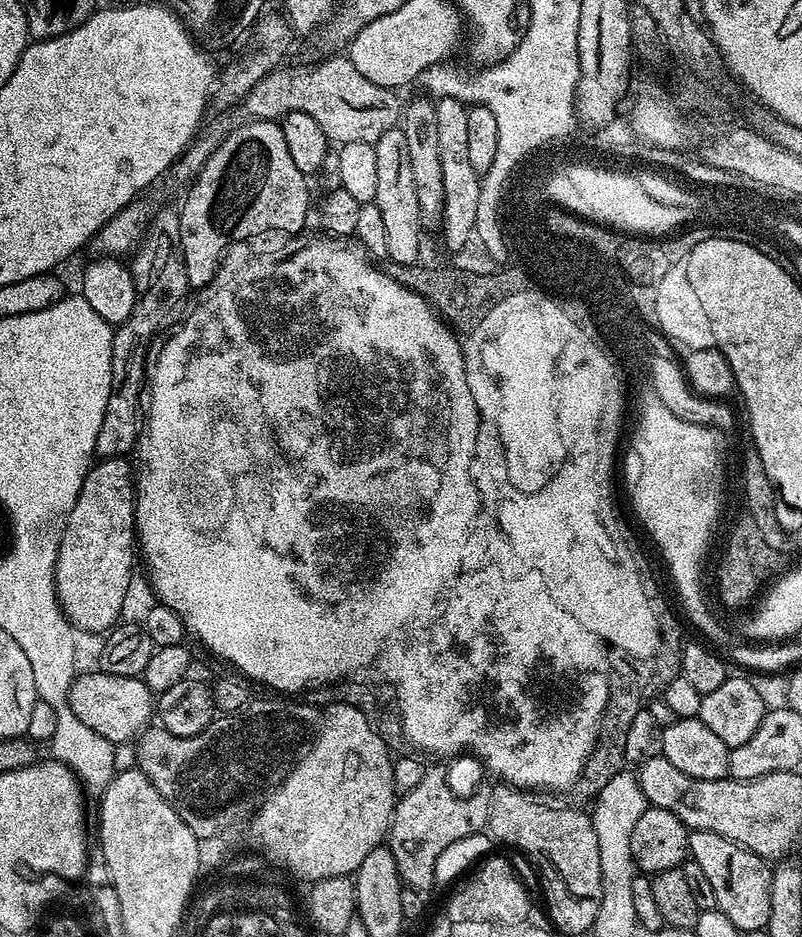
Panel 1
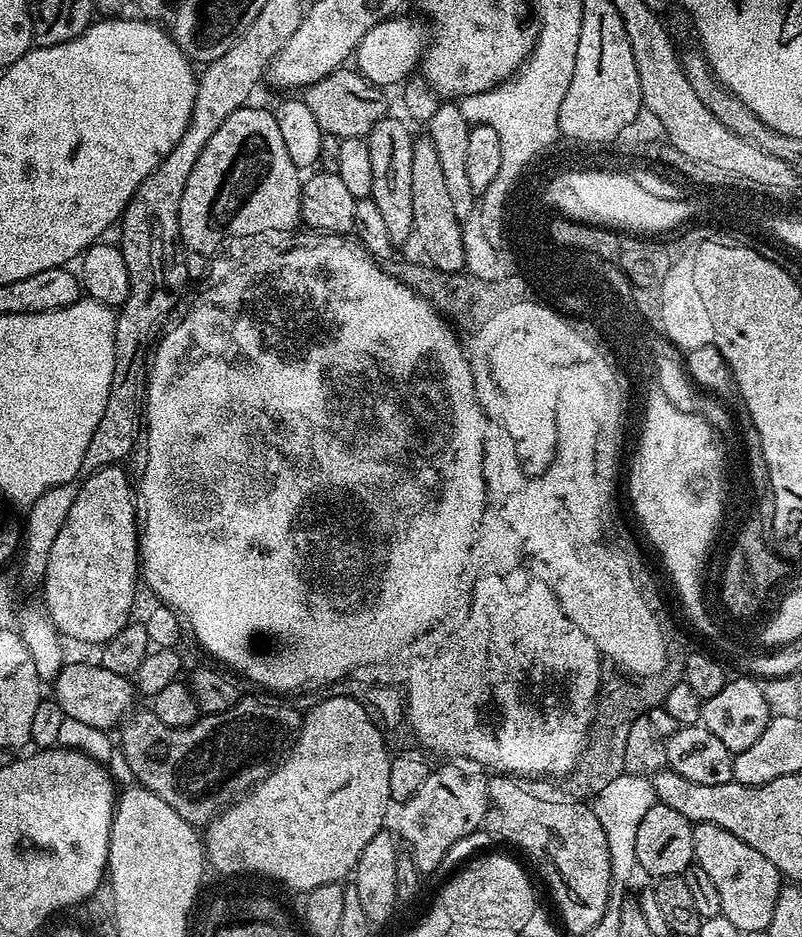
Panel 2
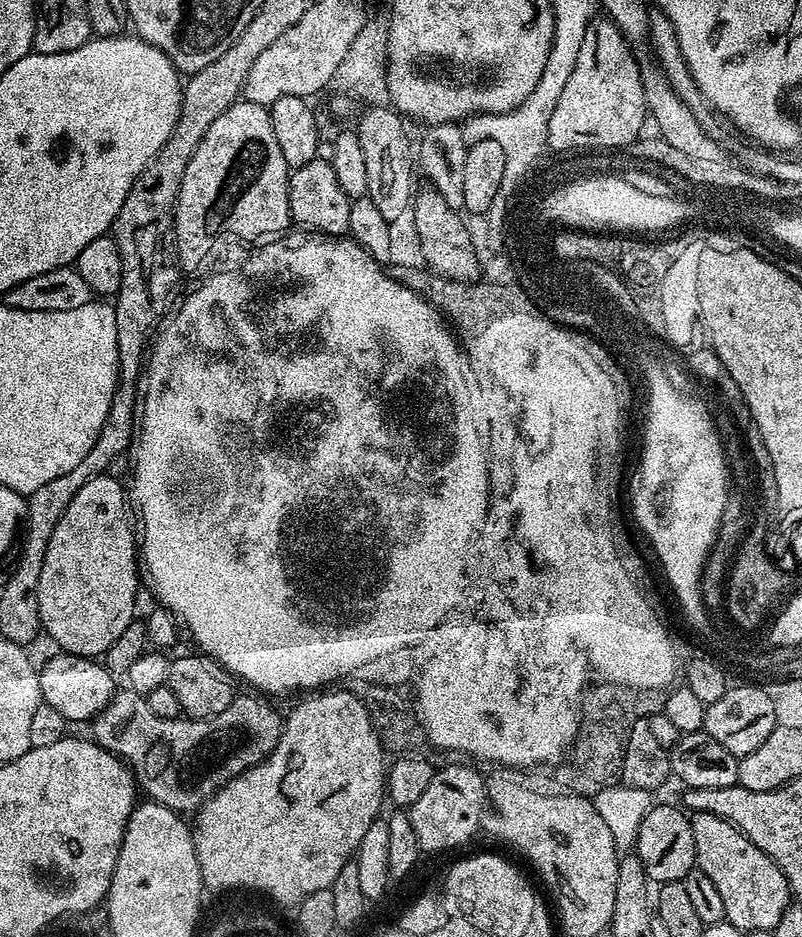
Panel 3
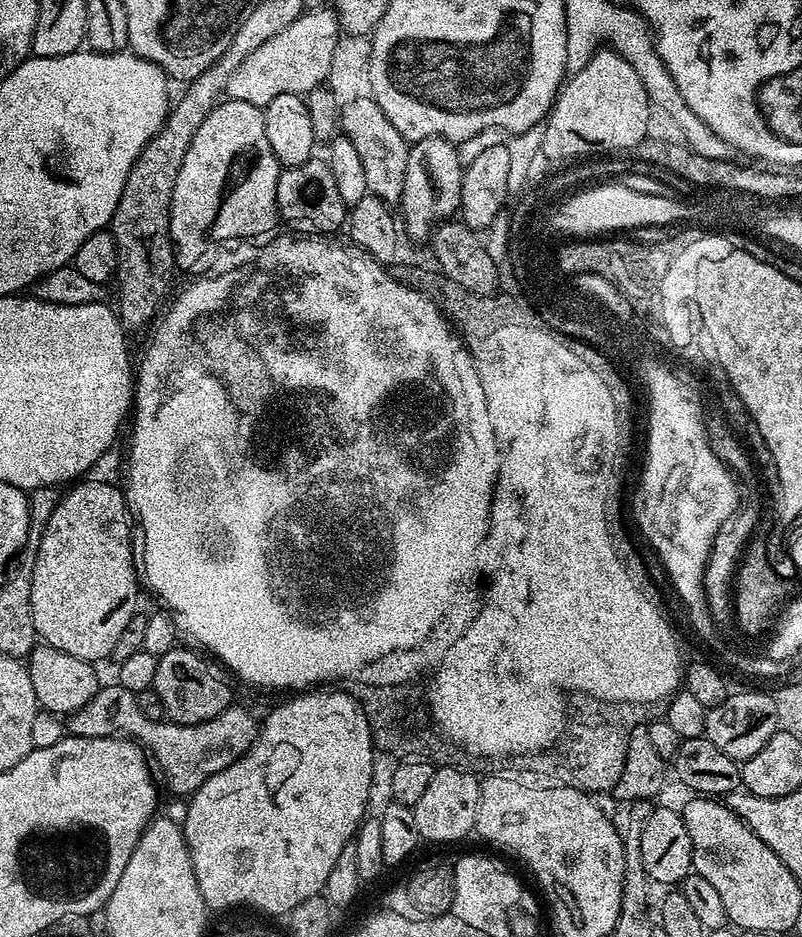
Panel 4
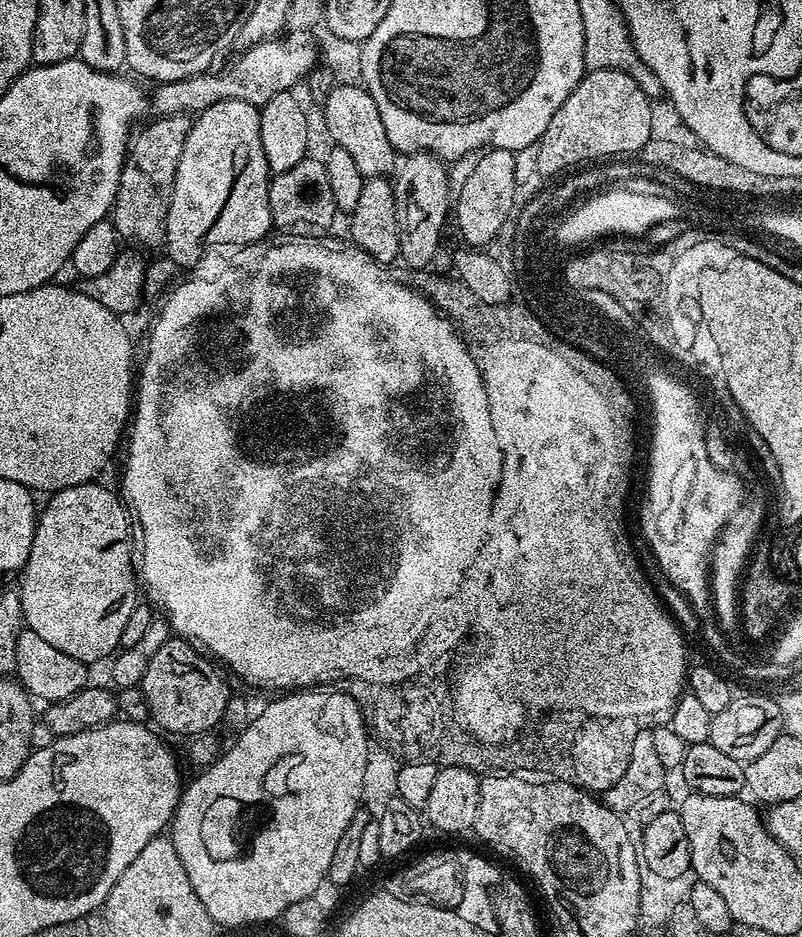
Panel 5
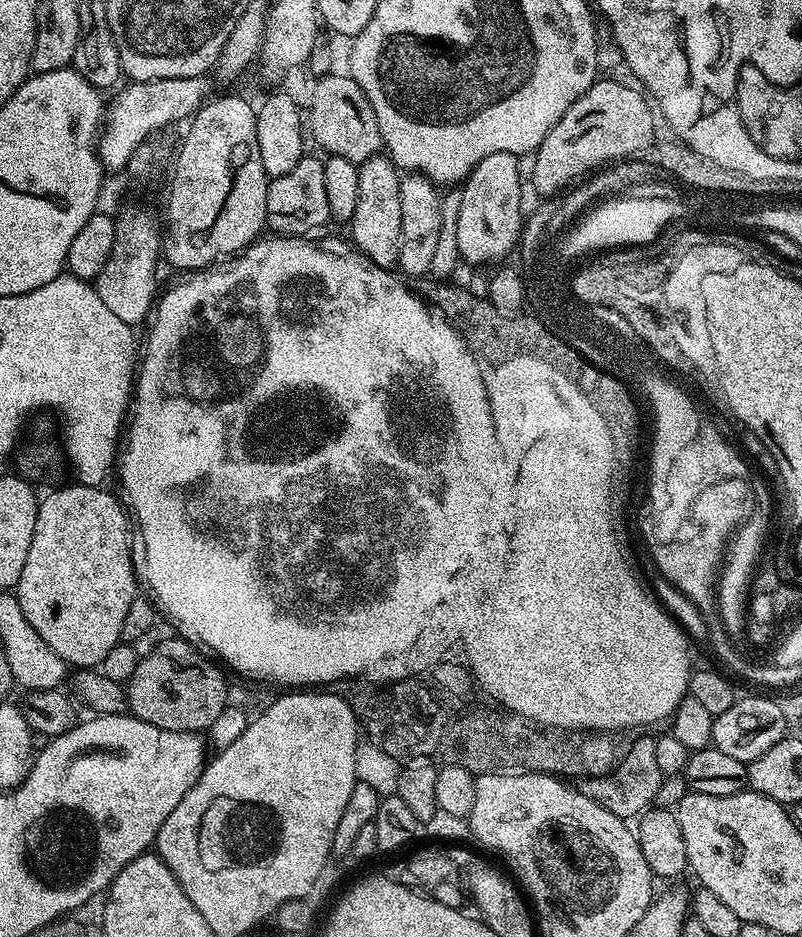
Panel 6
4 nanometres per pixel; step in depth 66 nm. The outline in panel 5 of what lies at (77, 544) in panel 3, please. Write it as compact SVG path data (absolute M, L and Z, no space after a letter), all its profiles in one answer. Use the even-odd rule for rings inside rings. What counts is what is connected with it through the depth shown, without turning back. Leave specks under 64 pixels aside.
M100 482L51 493L47 497L48 505L39 509L30 558L18 577L27 631L38 634L42 642L50 642L50 646L62 650L62 654L70 654L70 658L89 666L95 666L99 660L107 661L120 648L122 629L130 619L130 610L138 603L138 572L134 564L132 568L132 532L128 529L130 512L125 501L117 496Z

